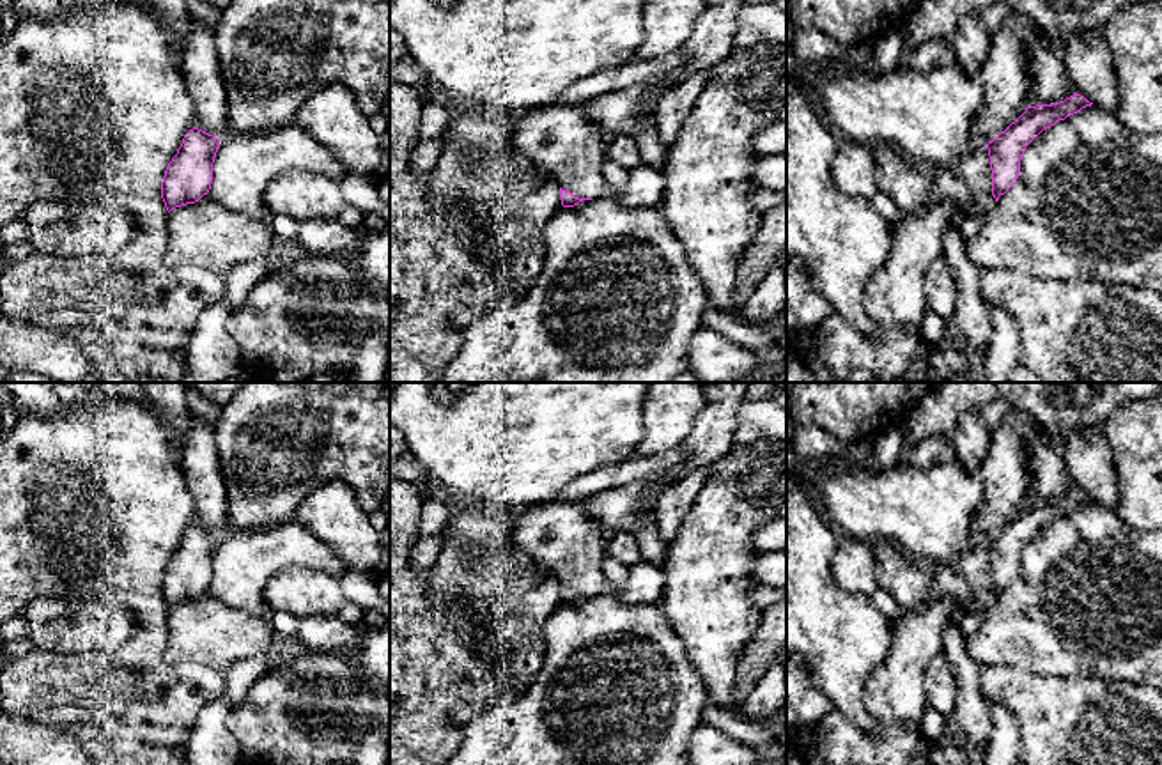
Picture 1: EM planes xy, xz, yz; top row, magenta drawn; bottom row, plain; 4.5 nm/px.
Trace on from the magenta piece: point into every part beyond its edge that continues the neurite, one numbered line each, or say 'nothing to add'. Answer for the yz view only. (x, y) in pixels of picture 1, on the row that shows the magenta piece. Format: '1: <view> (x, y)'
1: yz (895, 300)

